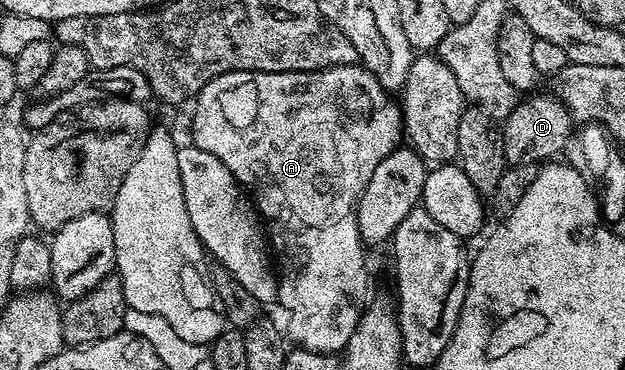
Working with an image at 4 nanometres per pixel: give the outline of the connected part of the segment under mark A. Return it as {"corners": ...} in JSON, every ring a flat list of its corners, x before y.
{"corners":[[360,63,344,64,343,66,335,66,334,68,324,68,318,72,228,72,219,78,215,78,211,82,207,82,207,86,203,86,201,91,195,97,195,105,197,109,193,112,193,140,192,143,198,148,207,150,211,154,215,154,215,158,219,158,219,162,223,162,223,166,227,166,227,170,231,170,231,174,237,179,238,184,245,189,246,193,251,197,262,221,267,229,267,240,271,245,272,251,275,253,276,263,279,265,279,283,277,286,276,303,281,304,283,311,289,315,289,332,287,328,287,336,290,341,293,341,298,348,306,348,312,352,327,352,330,354,344,353,347,342,351,338,351,334,355,334,355,330,359,326,359,318,363,309,366,307,367,299,365,295,369,292,369,272,365,269,365,256,361,252,337,252,337,244,345,244,348,240,356,241,357,235,357,203,363,194,363,190,367,186,367,182,371,182,371,174,375,174,375,166,379,166,379,162,383,162,383,158,387,158,387,154,399,147,403,140,403,123,402,109,399,107,398,101,391,98,390,93,386,92,384,86,381,85]]}

